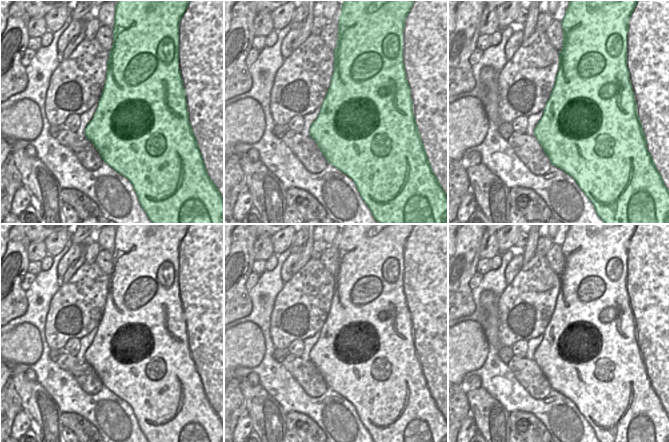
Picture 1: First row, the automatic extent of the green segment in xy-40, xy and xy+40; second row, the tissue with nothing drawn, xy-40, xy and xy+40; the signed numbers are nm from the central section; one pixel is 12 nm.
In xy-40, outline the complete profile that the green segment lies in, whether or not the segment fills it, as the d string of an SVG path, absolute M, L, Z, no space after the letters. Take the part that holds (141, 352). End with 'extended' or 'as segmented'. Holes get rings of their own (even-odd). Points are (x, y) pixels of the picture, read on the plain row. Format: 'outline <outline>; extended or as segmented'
outline M118 224L105 309L93 342L85 352L85 360L95 370L103 386L130 405L148 442L224 442L224 224Z; extended

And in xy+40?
outline M569 224L562 244L563 269L559 275L559 293L543 340L534 352L534 360L551 388L574 402L579 412L593 428L599 442L669 442L669 224Z; extended

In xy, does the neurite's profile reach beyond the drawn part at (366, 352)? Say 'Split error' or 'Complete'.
Split error.

